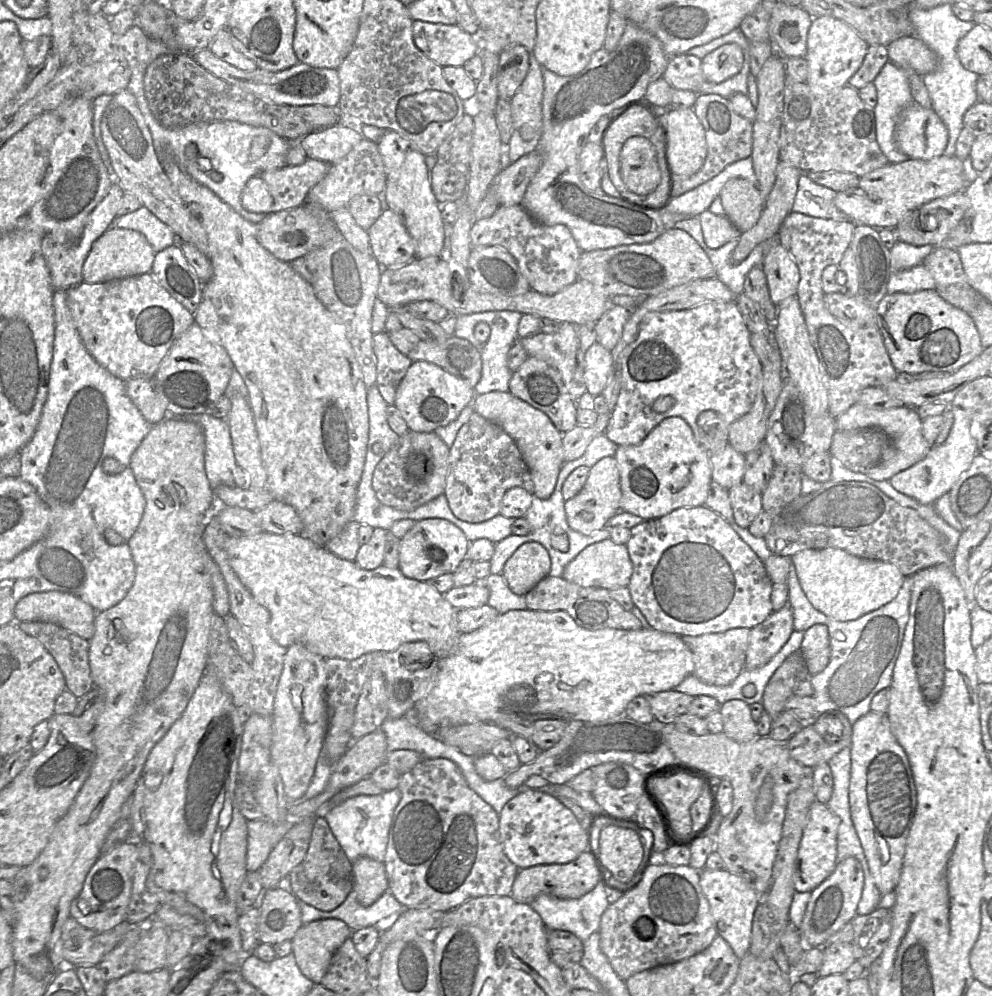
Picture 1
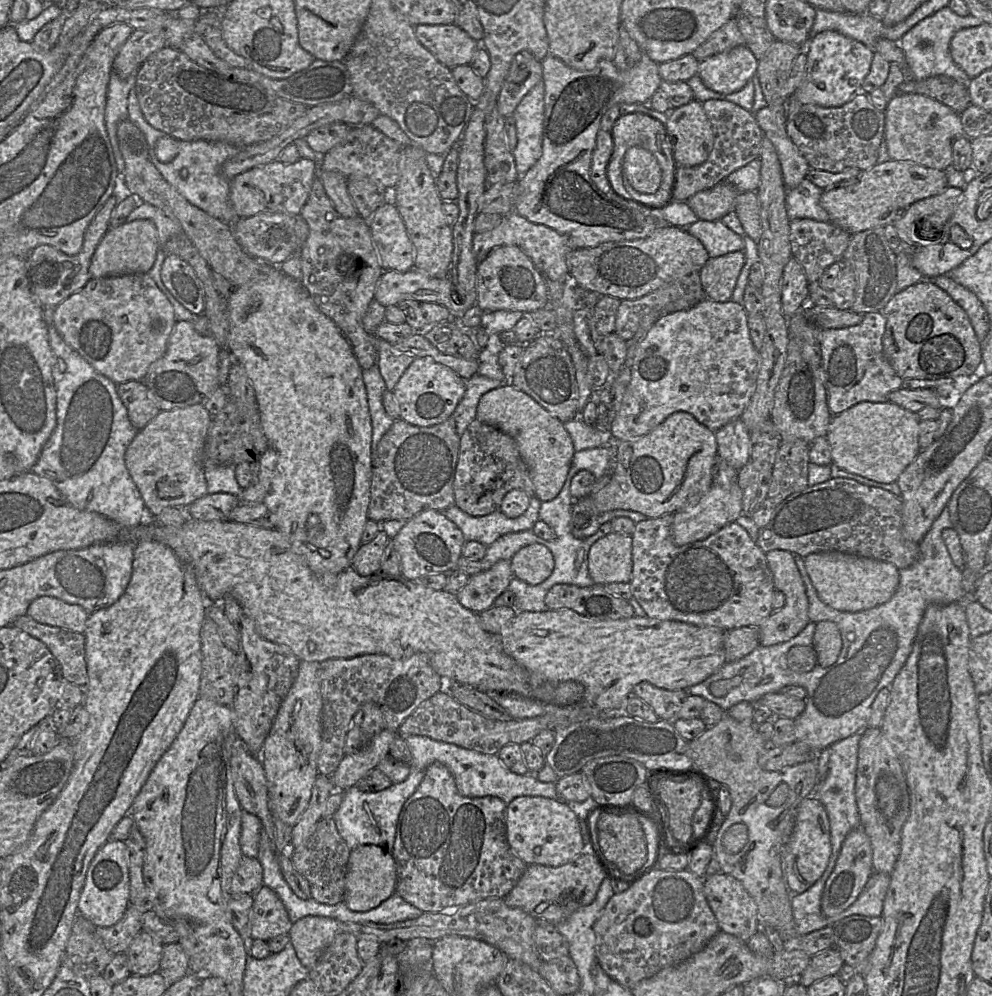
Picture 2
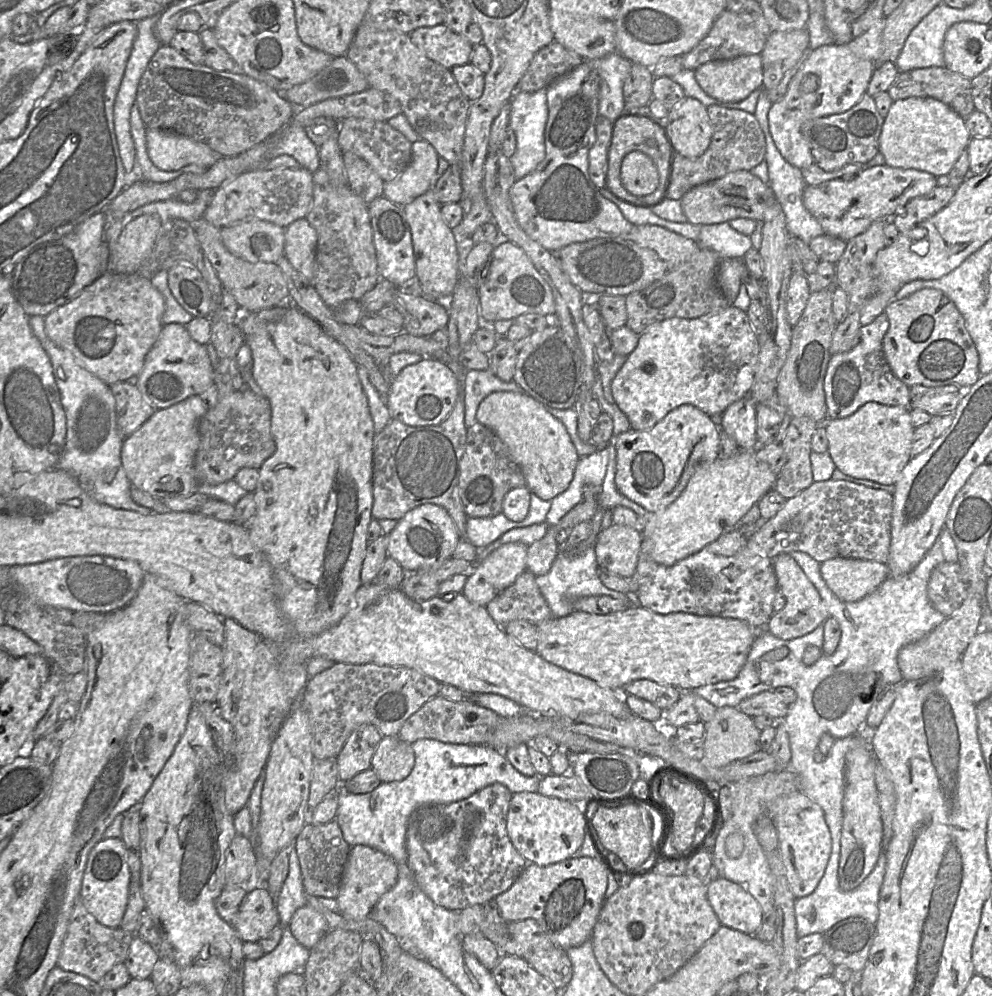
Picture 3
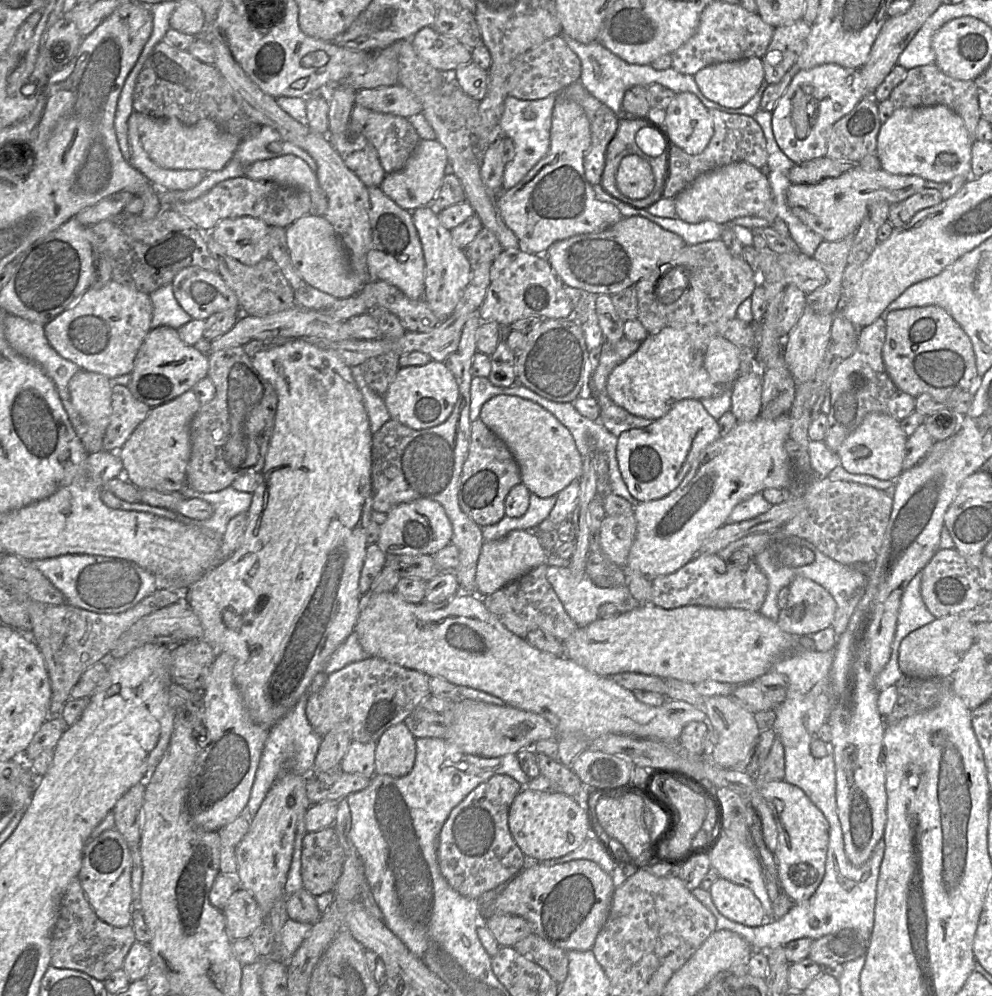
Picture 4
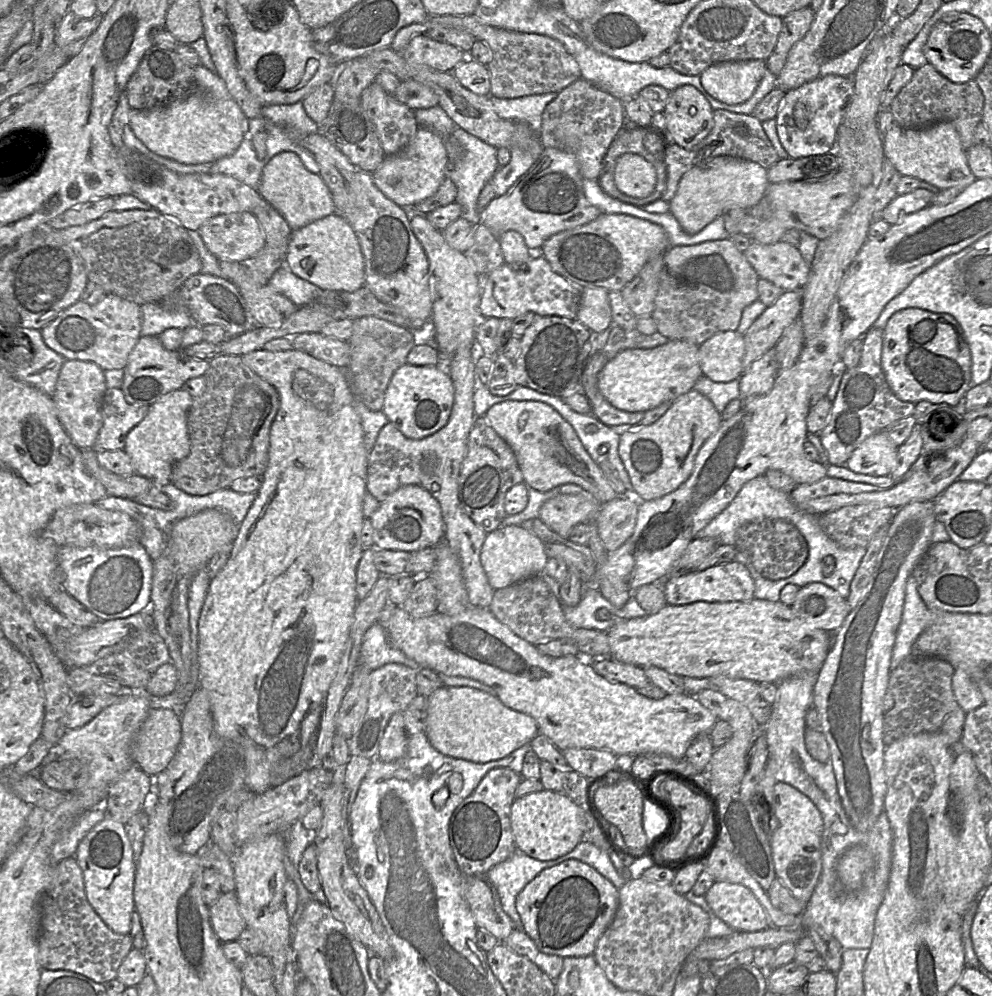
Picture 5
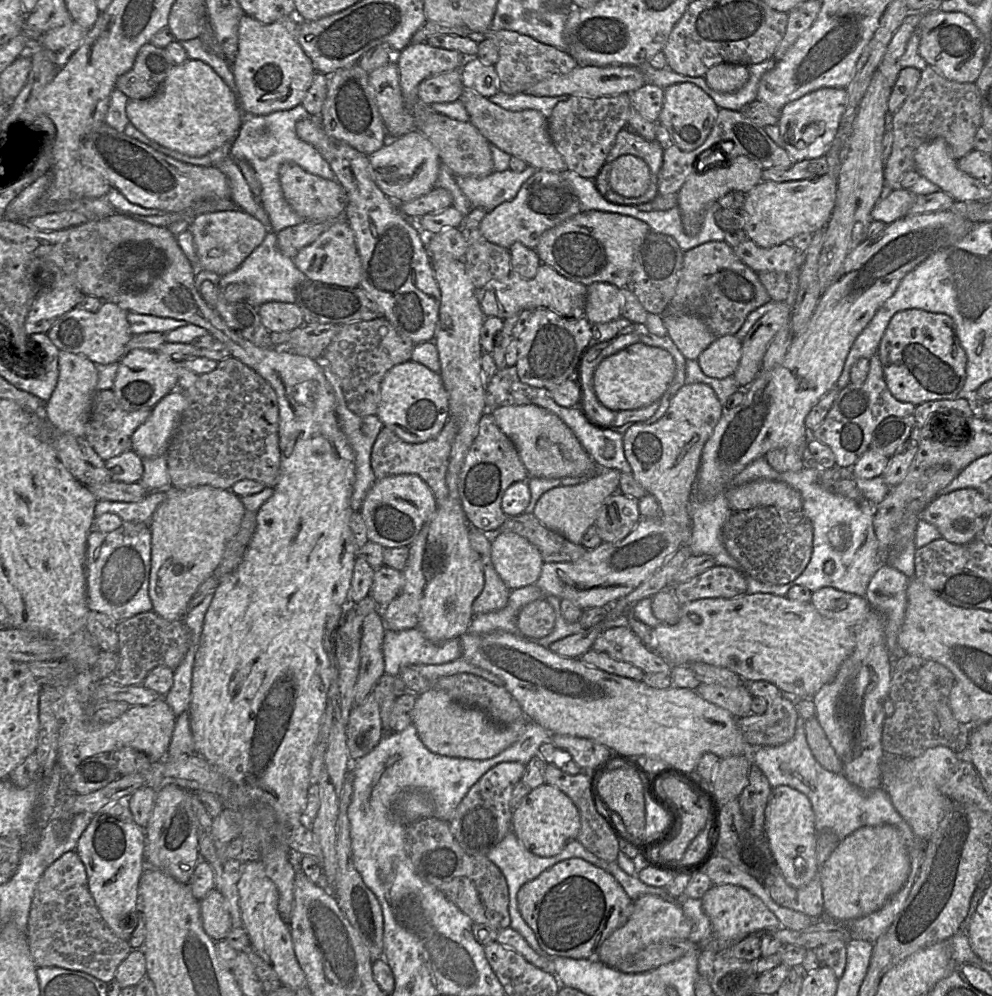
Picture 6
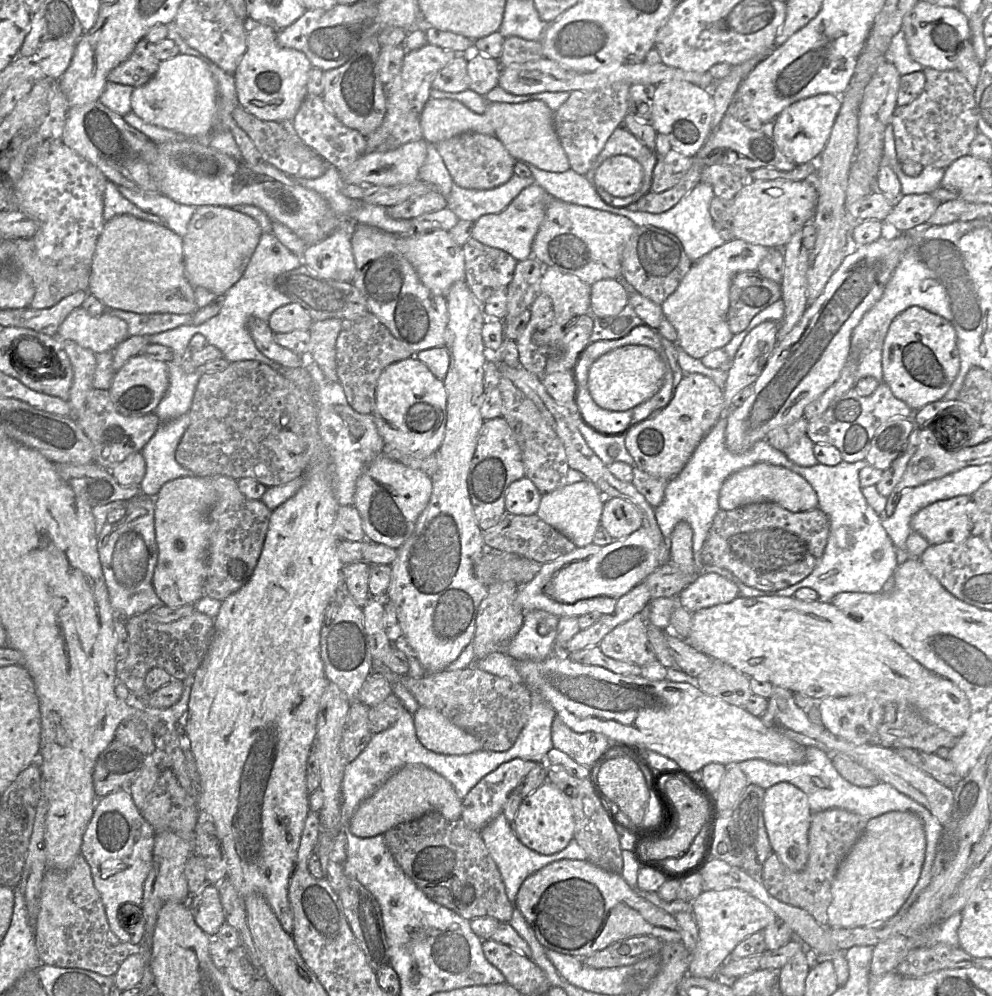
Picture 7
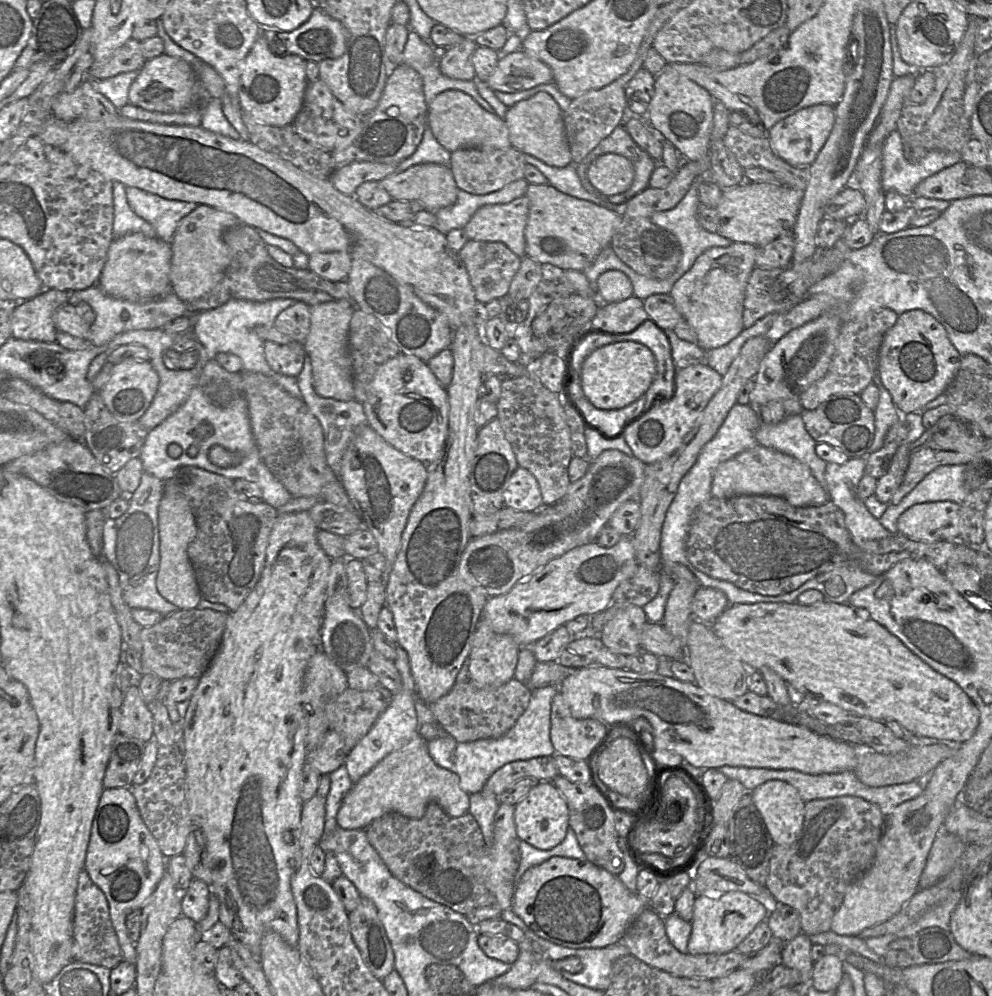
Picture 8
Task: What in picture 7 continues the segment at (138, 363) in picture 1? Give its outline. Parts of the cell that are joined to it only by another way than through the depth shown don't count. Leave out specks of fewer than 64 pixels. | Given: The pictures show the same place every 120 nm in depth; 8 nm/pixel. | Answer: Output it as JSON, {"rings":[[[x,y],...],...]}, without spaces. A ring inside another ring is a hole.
{"rings":[[[83,308],[73,310],[60,324],[57,336],[71,340],[95,354],[113,351],[128,338],[127,323],[105,310],[102,315],[91,316]]]}

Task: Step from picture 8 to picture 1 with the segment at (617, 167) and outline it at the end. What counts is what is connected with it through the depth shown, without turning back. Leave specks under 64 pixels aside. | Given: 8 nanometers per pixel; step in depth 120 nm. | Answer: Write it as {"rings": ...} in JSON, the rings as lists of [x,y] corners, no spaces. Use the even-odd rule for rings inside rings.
{"rings":[[[631,137],[624,143],[620,163],[624,183],[638,195],[653,193],[661,183],[662,171],[656,151],[644,137]]]}

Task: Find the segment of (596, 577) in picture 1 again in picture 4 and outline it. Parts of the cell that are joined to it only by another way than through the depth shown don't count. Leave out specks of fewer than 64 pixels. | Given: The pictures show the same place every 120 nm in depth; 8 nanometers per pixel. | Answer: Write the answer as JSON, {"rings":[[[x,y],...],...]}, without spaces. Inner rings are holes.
{"rings":[[[634,512],[606,515],[599,530],[600,549],[610,561],[625,568],[636,533],[637,521]]]}

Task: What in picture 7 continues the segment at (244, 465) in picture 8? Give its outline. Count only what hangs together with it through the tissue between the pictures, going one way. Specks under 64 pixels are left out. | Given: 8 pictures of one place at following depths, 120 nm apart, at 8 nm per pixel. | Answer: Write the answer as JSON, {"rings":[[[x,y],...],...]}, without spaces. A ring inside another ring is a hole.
{"rings":[[[188,413],[162,422],[140,451],[146,461],[146,474],[140,484],[140,491],[143,494],[157,496],[166,482],[180,477],[194,476],[175,459],[177,446],[189,424]]]}

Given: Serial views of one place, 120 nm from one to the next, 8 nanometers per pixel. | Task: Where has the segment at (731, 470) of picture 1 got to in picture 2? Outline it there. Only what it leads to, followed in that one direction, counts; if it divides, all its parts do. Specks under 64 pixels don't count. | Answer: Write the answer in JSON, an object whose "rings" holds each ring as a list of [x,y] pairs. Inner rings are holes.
{"rings":[[[741,418],[716,431],[718,456],[740,470],[750,461],[750,431]]]}

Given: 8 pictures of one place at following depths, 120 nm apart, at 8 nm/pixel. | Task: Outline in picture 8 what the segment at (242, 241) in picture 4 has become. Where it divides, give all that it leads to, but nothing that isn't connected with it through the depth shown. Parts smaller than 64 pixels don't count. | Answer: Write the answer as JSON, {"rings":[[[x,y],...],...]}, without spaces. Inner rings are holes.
{"rings":[[[199,204],[182,219],[170,242],[170,279],[172,290],[179,298],[185,301],[200,298],[222,280],[230,264],[230,252],[223,234],[238,223],[239,219],[233,214],[204,204]]]}

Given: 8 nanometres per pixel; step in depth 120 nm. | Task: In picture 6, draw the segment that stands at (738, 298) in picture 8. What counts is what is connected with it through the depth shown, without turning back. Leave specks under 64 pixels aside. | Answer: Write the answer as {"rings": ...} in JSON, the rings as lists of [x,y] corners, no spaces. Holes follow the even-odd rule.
{"rings":[[[747,238],[734,248],[737,257],[750,269],[792,274],[801,268],[802,254],[791,243],[782,243],[770,248],[763,248]],[[665,312],[661,316],[669,337],[686,361],[698,361],[699,355],[718,338],[698,317]]]}

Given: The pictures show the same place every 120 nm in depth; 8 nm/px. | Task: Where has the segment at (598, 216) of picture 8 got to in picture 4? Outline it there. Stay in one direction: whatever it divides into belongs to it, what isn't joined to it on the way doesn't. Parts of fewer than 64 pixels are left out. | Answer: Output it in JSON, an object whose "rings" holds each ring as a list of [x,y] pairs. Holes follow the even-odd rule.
{"rings":[[[631,216],[622,217],[602,231],[579,234],[557,241],[544,255],[570,291],[610,296],[635,286],[657,266],[670,261],[685,246],[686,243],[678,234],[647,218]]]}

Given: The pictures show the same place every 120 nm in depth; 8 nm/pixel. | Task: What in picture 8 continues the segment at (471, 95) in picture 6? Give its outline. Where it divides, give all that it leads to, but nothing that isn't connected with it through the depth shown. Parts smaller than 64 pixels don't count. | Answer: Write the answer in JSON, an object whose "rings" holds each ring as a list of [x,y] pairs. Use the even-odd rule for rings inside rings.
{"rings":[[[539,92],[508,107],[504,121],[508,128],[512,147],[523,154],[541,160],[549,166],[563,168],[573,164],[563,113],[556,101],[544,92]]]}

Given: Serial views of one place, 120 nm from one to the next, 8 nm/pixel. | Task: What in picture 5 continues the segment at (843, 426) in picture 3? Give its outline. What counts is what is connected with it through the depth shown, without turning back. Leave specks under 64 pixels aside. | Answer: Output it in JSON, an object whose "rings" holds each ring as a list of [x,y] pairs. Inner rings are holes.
{"rings":[[[881,431],[864,440],[845,465],[855,473],[888,476],[897,466],[897,450]]]}

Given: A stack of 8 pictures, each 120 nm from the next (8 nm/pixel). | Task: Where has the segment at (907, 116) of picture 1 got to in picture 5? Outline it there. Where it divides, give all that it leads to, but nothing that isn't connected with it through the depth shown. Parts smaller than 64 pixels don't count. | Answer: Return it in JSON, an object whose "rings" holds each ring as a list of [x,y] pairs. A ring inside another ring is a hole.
{"rings":[[[894,122],[883,135],[883,149],[885,158],[901,176],[917,178],[938,190],[957,188],[961,191],[976,180],[968,166],[967,152],[959,134],[950,122],[938,122],[916,129],[904,129]]]}

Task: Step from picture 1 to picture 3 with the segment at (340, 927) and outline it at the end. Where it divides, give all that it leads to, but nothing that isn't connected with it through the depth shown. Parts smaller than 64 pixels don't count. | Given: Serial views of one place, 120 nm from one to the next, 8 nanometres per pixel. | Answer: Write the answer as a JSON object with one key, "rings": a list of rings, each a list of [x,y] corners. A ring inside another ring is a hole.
{"rings":[[[309,904],[295,911],[288,928],[298,943],[309,950],[329,931],[327,920]]]}

